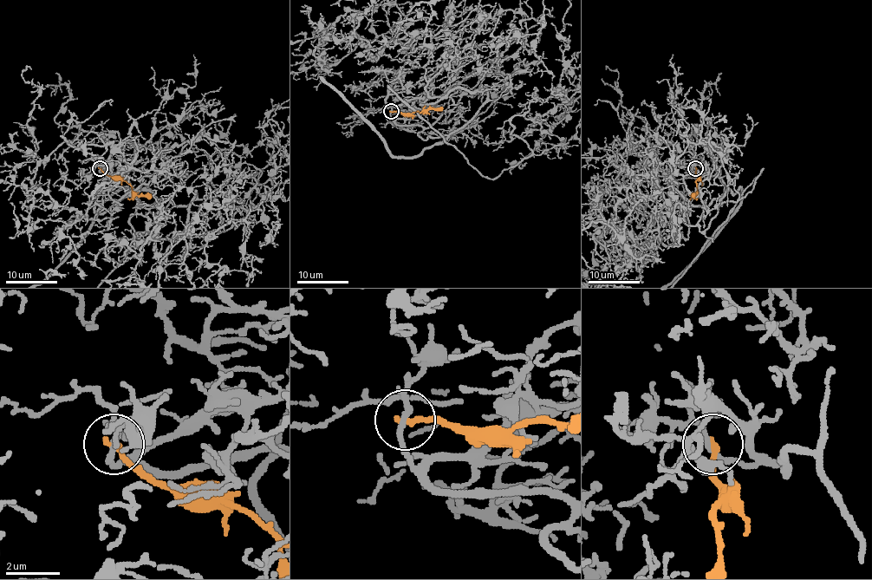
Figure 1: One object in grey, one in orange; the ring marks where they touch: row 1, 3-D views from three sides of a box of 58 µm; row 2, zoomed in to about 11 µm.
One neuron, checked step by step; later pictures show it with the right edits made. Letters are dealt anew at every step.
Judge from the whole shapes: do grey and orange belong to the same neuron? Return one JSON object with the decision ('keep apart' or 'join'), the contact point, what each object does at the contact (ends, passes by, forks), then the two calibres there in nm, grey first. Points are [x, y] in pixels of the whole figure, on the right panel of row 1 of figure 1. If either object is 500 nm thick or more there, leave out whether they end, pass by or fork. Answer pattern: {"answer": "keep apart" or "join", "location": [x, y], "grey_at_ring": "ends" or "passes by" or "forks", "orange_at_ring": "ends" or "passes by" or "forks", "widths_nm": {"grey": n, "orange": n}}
{"answer": "keep apart", "location": [695, 168], "grey_at_ring": "passes by", "orange_at_ring": "ends", "widths_nm": {"grey": 200, "orange": 240}}

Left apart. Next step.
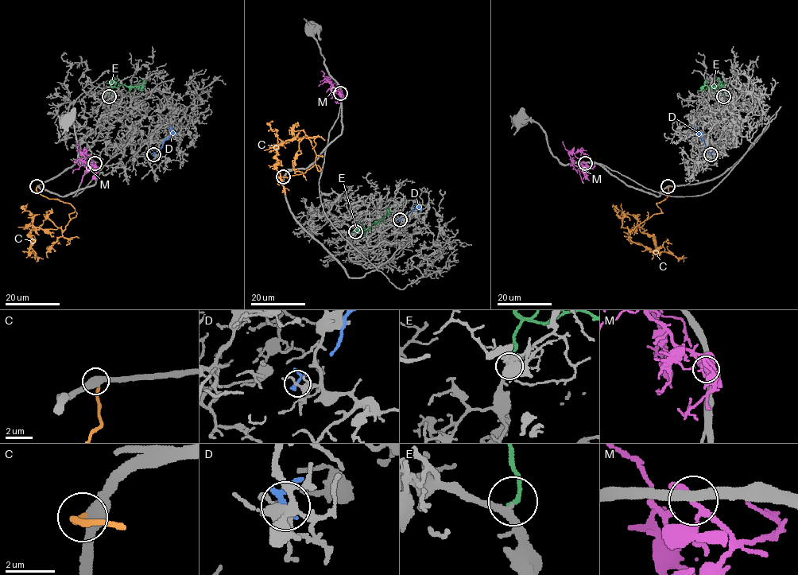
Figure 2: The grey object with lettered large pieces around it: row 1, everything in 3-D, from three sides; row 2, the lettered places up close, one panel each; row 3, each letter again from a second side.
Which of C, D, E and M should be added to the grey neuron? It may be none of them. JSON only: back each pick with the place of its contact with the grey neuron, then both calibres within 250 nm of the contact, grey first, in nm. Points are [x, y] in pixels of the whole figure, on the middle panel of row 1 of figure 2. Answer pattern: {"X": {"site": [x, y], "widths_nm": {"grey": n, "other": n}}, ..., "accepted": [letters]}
{"C": {"site": [283, 176], "widths_nm": {"grey": 480, "other": 240}}, "E": {"site": [355, 231], "widths_nm": {"grey": 220, "other": 160}}, "accepted": ["C", "E"]}

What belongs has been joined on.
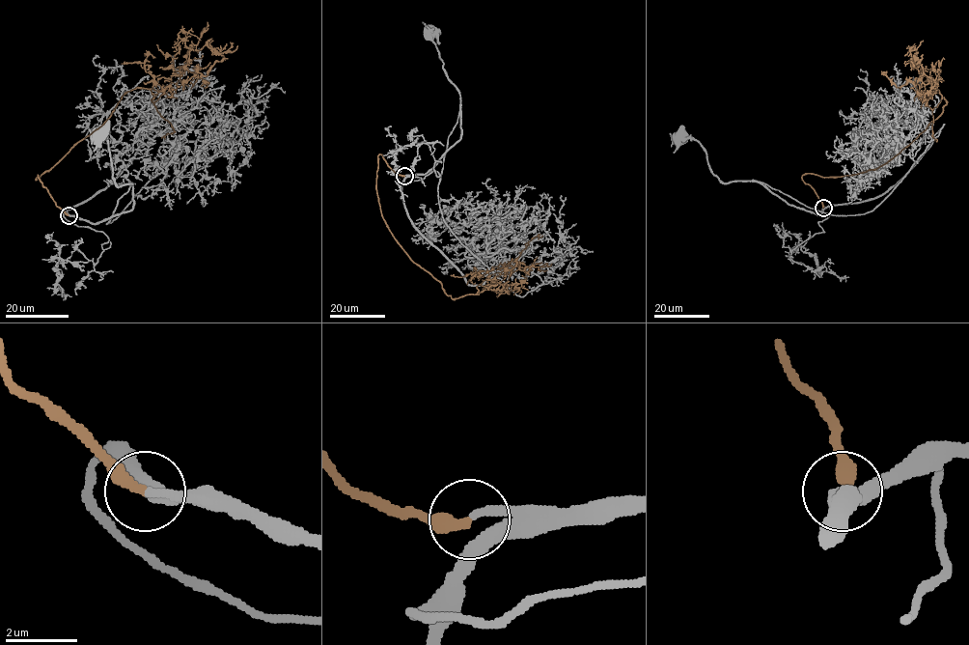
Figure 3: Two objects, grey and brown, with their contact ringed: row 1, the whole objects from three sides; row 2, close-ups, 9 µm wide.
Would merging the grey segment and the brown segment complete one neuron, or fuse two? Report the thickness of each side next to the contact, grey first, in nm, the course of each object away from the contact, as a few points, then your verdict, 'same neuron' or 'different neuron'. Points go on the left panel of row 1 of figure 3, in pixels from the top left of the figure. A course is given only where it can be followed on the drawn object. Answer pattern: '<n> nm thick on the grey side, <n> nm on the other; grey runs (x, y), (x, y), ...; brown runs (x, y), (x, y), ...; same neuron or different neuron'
240 nm thick on the grey side, 320 nm on the other; grey runs (68, 215), (98, 223), (132, 208), (133, 184), (118, 186), (112, 179), (108, 142), (100, 133), (96, 133); brown runs (68, 215), (38, 175), (96, 129), (124, 94), (149, 89), (154, 102), (196, 69), (206, 75), (227, 58); same neuron

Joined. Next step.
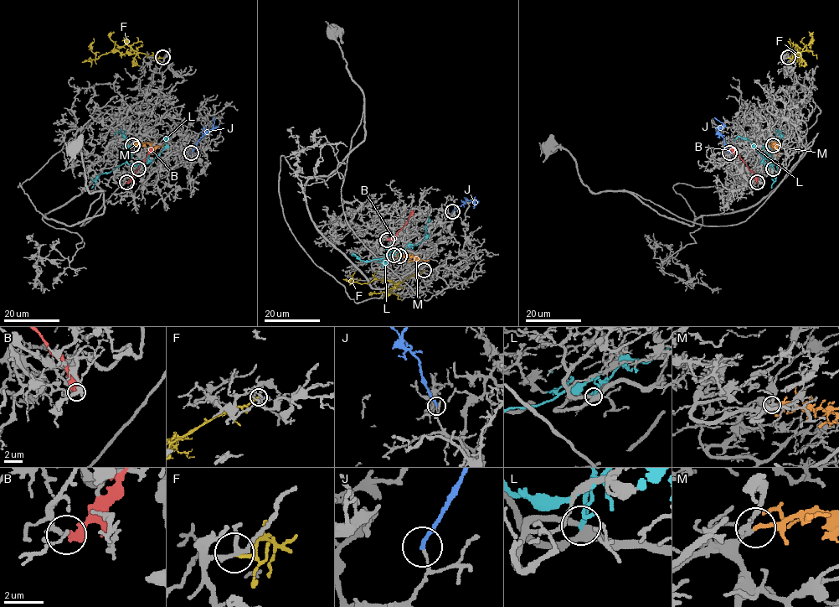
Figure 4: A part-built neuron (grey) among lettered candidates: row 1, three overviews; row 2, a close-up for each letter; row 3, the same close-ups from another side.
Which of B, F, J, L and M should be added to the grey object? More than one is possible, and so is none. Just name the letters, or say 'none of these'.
M

